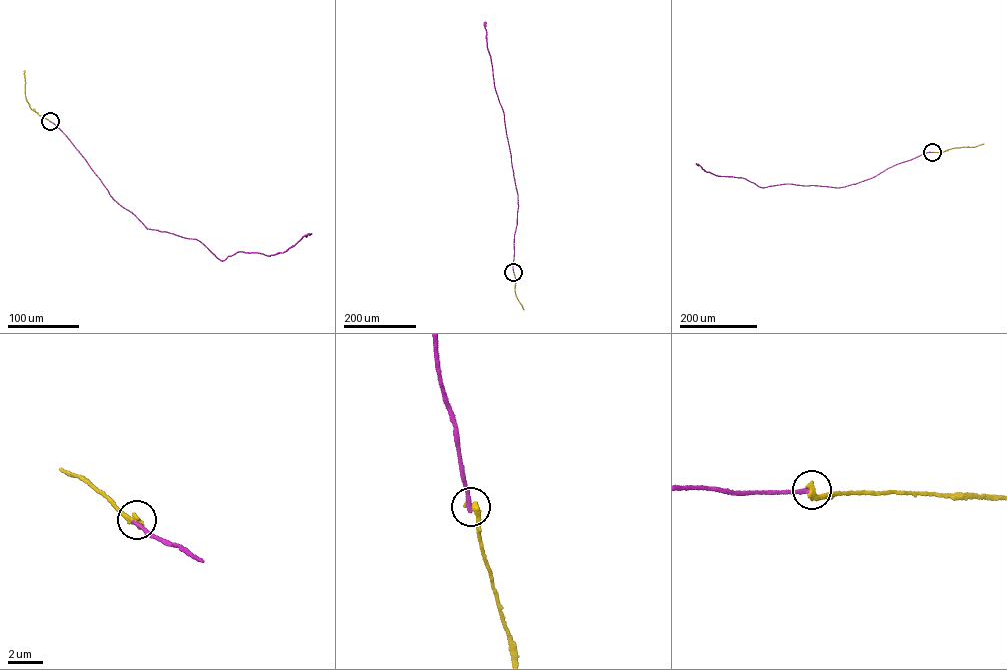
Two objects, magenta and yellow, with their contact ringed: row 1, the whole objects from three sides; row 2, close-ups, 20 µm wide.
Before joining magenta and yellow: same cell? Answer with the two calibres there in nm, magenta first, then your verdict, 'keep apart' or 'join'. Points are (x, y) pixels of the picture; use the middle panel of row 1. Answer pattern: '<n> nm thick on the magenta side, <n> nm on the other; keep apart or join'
240 nm thick on the magenta side, 360 nm on the other; keep apart

